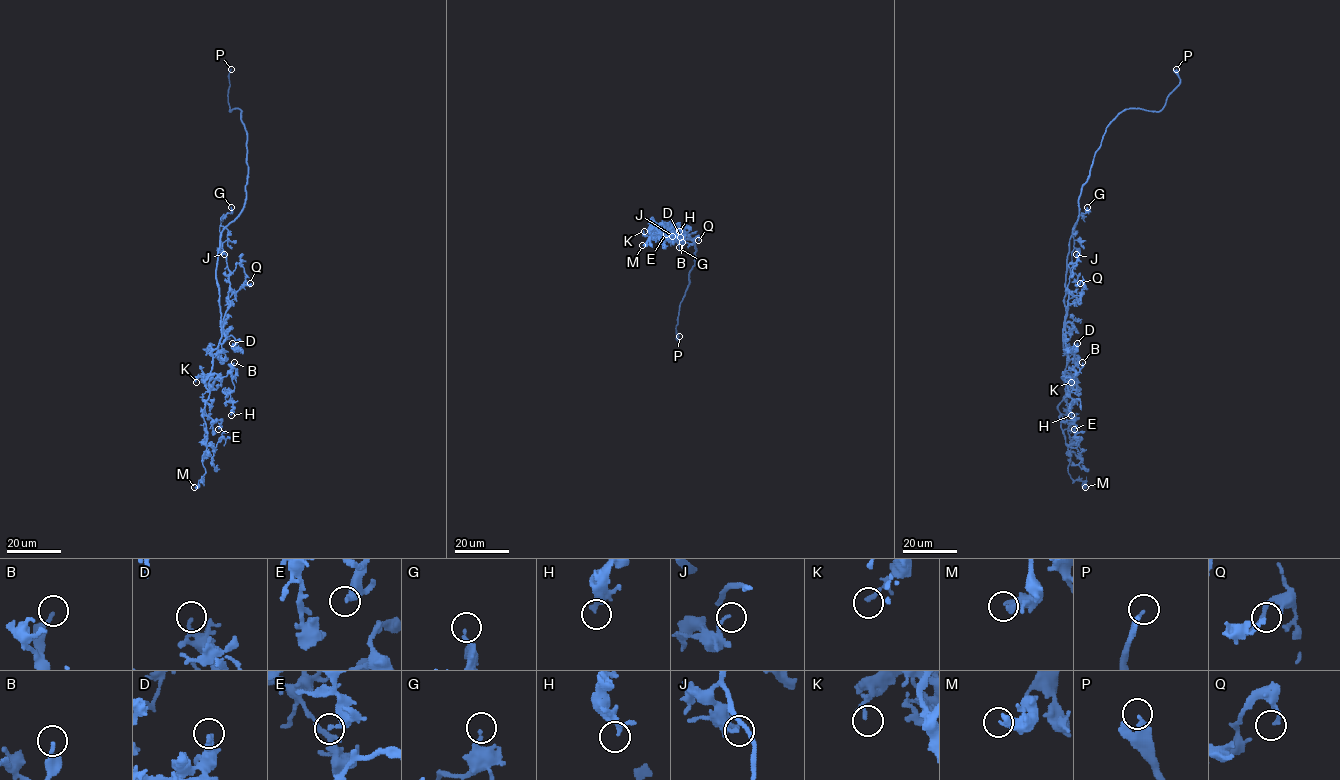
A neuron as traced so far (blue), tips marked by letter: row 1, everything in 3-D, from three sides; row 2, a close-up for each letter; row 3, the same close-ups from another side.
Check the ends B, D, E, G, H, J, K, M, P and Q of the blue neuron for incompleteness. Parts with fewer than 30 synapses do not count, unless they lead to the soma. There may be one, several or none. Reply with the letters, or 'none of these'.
P

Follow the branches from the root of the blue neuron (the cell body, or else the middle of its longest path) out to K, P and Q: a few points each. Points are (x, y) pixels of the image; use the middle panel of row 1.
K: (665, 227), (669, 223), (661, 223), (661, 227), (655, 223), (651, 237), (644, 231)
P: (665, 227), (674, 234), (692, 238), (696, 249), (676, 326), (677, 340), (679, 336)
Q: (665, 227), (668, 234), (682, 229), (684, 242), (692, 244), (697, 237), (698, 240)

